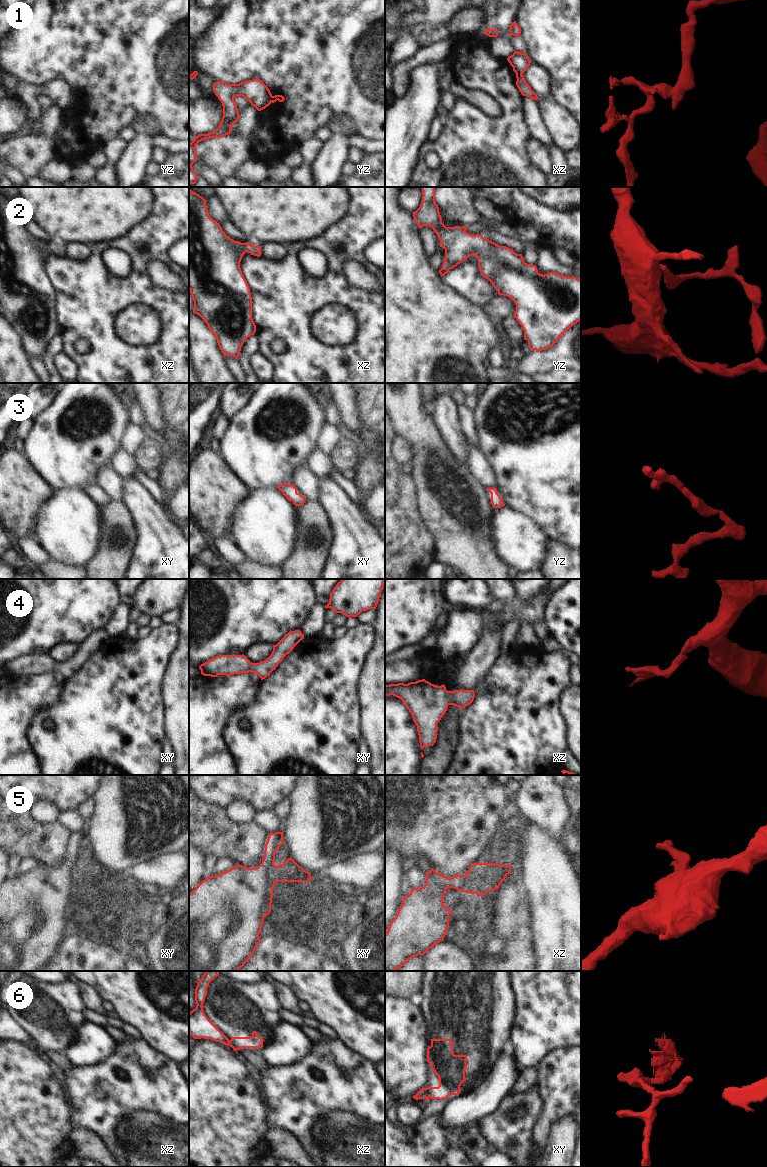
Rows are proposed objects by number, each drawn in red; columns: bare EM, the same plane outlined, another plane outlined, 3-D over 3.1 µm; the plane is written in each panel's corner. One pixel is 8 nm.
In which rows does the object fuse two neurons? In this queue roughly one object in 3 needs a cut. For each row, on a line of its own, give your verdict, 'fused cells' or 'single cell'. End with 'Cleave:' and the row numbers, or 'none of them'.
1: fused cells
2: single cell
3: single cell
4: single cell
5: fused cells
6: fused cells
Cleave: 1, 5, 6

